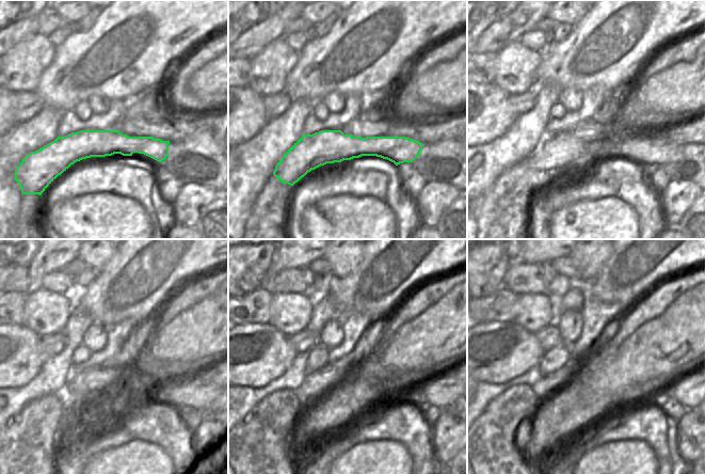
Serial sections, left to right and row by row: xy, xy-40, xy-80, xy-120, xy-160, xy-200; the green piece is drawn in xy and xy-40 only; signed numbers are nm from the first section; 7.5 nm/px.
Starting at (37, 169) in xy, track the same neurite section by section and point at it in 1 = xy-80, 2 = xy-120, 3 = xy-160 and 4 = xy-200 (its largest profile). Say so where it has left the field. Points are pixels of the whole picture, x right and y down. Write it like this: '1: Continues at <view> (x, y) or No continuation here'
1: Continues at xy-80 (555, 154)
2: Continues at xy-120 (197, 394)
3: Continues at xy-160 (440, 393)
4: Continues at xy-200 (684, 389).

